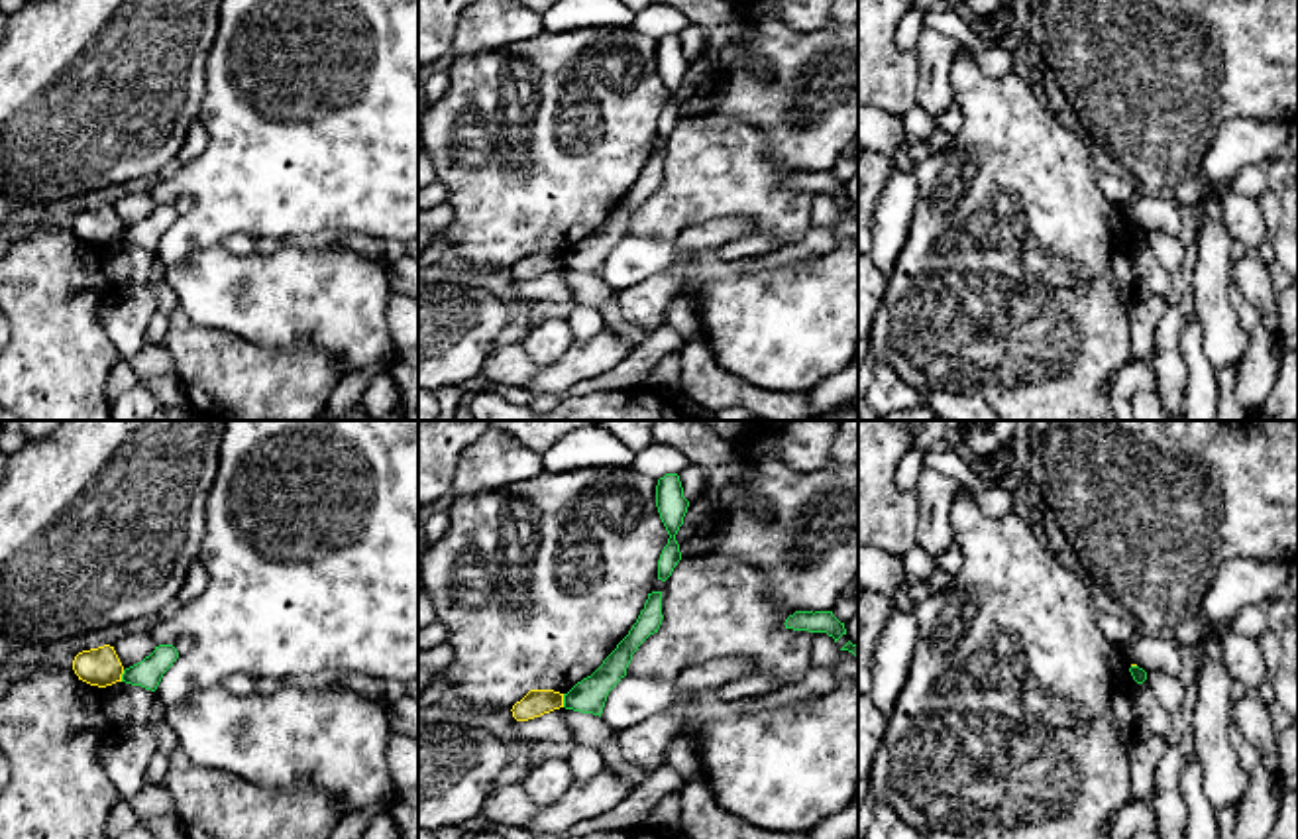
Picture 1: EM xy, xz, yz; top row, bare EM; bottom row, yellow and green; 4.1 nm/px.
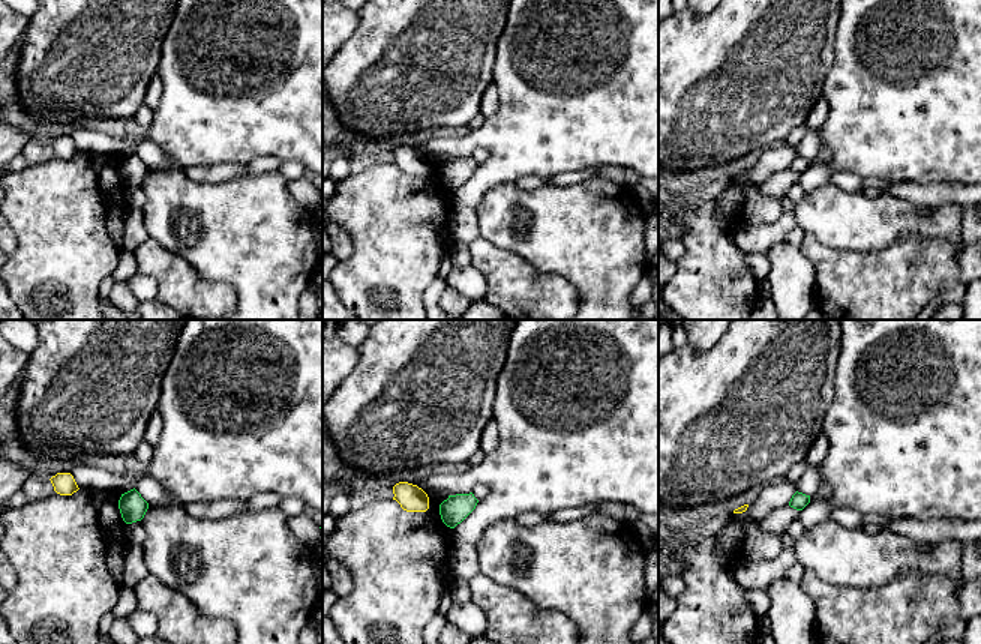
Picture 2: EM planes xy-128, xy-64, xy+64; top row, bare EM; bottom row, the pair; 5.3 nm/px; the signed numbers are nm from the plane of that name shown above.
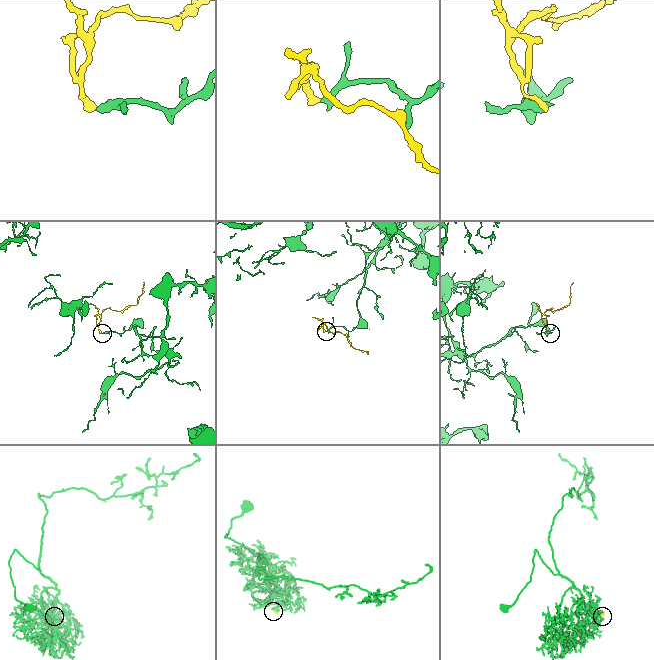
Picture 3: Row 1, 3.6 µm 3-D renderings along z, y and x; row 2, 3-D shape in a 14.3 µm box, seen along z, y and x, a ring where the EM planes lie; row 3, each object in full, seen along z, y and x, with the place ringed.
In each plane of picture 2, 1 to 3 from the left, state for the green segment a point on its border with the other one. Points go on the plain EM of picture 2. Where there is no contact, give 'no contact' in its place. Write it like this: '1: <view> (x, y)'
1: no contact
2: no contact
3: no contact

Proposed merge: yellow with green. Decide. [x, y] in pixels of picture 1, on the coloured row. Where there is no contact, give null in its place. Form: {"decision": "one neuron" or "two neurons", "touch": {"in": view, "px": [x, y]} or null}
{"decision": "two neurons", "touch": {"in": "xz", "px": [562, 700]}}

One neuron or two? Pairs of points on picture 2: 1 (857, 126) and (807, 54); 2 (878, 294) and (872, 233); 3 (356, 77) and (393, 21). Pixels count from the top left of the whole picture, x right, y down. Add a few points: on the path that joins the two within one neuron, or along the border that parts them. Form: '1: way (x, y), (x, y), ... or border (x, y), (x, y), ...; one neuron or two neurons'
1: border (834, 45), (834, 62), (822, 93); two neurons
2: border (906, 239), (897, 239), (876, 251), (839, 249); two neurons
3: way (369, 63), (393, 39), (393, 35); one neuron

